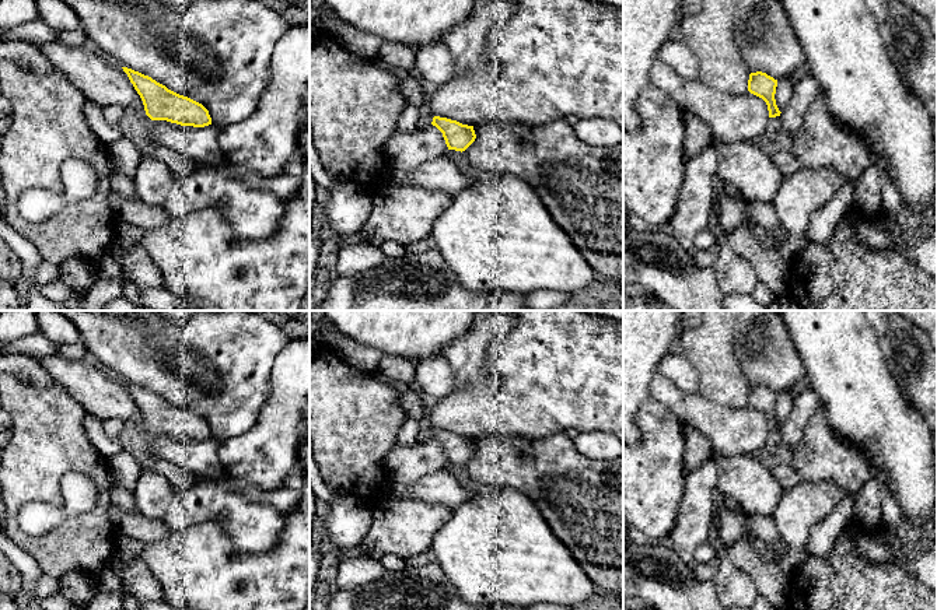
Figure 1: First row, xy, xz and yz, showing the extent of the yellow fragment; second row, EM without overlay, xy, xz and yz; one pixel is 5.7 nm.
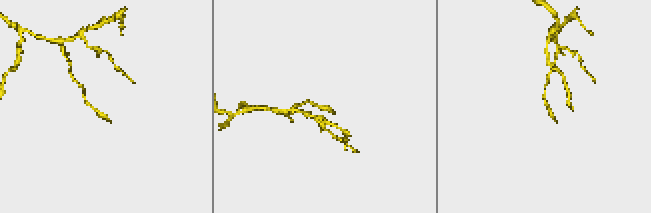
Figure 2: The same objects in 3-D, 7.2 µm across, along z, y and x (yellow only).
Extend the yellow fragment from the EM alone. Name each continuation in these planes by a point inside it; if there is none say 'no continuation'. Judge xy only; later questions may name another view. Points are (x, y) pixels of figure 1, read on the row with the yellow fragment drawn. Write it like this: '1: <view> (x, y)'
no continuation

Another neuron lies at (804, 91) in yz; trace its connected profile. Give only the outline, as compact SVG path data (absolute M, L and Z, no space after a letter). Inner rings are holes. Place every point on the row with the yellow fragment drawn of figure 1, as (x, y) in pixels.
M807 74L794 81L789 105L780 113L780 118L786 130L794 134L798 133L798 130L801 129L805 120L810 105L817 98L819 91L821 91L819 83L811 74Z

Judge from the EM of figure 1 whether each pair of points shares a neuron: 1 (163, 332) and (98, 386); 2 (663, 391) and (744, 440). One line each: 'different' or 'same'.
1: different
2: same

